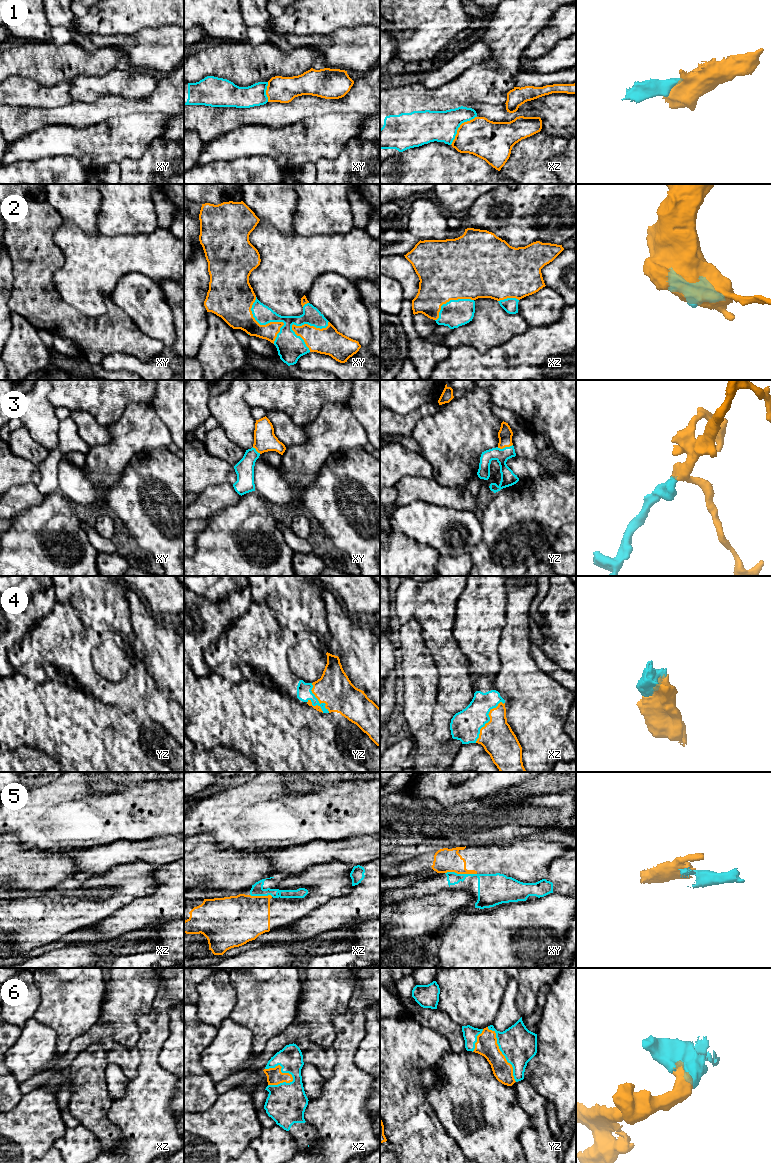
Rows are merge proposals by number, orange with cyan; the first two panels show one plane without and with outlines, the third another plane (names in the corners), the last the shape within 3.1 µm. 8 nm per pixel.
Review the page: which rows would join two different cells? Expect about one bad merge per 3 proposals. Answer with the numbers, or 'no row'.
1, 5

